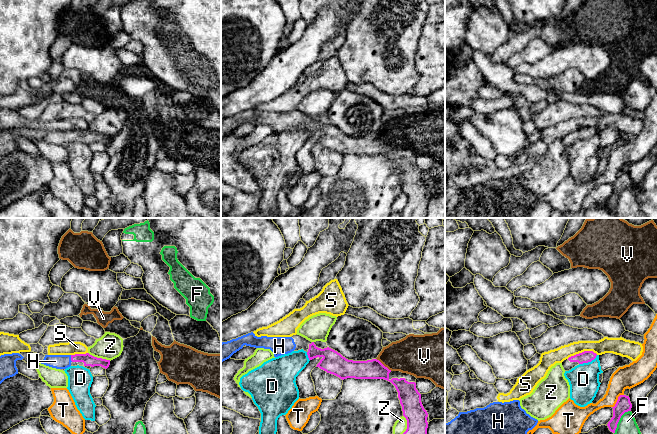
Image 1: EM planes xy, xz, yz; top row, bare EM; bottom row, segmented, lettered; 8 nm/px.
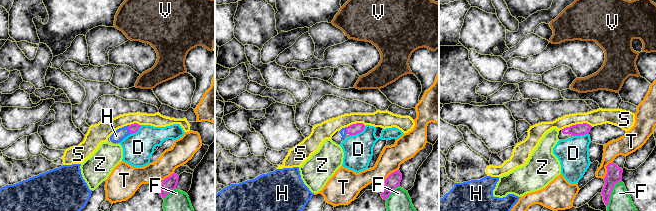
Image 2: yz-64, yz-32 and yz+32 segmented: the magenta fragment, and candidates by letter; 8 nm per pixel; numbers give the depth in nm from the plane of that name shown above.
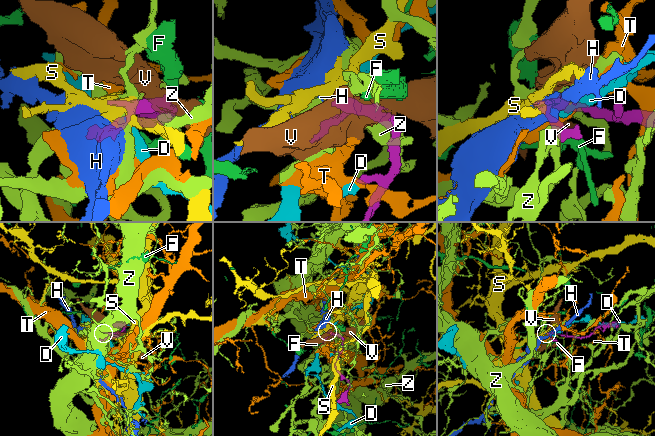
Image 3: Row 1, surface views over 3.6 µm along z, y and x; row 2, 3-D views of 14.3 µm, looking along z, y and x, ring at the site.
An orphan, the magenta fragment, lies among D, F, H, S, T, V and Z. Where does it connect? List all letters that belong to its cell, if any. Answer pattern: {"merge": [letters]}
{"merge": ["H"]}

